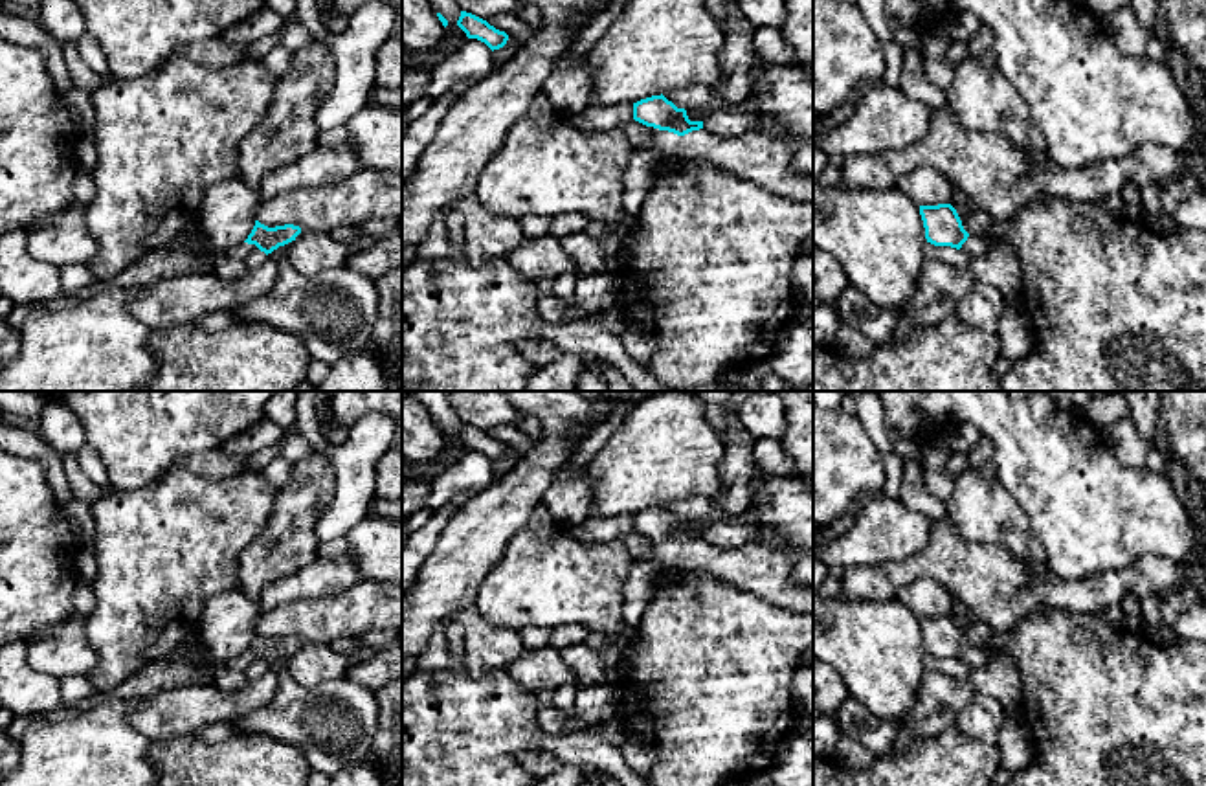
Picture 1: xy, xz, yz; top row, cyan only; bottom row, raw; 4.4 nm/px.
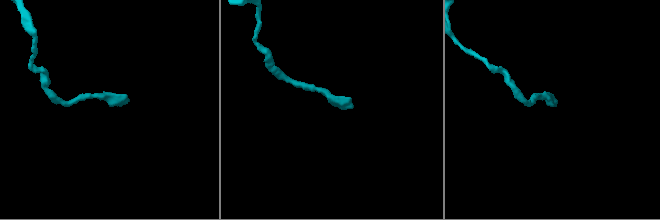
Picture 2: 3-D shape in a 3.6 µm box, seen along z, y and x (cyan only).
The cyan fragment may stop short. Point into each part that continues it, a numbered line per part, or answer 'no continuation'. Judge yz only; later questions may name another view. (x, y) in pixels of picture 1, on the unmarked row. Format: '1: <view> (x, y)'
1: yz (975, 658)

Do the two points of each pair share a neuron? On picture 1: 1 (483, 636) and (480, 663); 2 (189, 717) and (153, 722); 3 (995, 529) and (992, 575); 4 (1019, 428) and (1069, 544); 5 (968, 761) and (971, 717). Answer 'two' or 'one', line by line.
1: one
2: one
3: two
4: one
5: two

